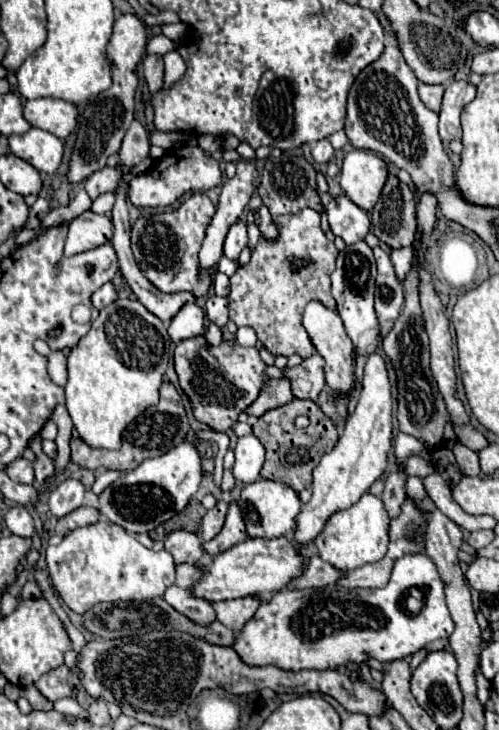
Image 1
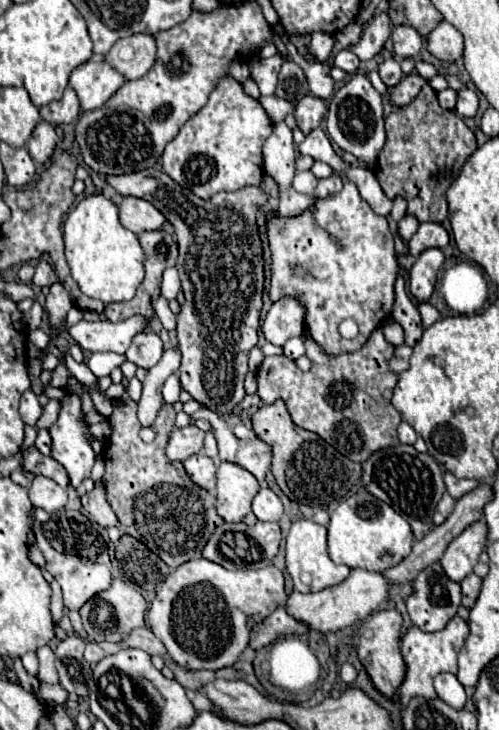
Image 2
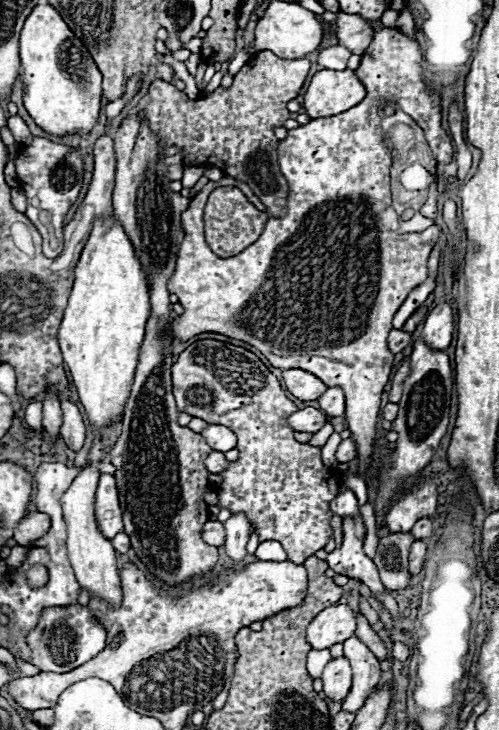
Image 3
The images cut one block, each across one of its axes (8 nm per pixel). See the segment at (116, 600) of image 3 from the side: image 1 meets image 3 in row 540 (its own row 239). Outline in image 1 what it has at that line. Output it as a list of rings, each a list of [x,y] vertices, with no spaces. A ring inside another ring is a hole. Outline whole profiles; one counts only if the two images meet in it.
[[[84,212],[70,222],[64,254],[72,256],[106,244],[112,238],[112,222],[108,216]]]

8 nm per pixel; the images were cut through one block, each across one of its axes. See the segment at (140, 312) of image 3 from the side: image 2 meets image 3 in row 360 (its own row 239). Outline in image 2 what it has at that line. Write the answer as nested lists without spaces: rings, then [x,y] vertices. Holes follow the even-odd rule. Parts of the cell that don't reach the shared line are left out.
[[[92,194],[84,198],[66,216],[64,244],[72,278],[86,296],[100,300],[104,306],[134,298],[136,288],[144,278],[144,250],[136,234],[122,228],[118,220],[118,206],[104,194]]]

